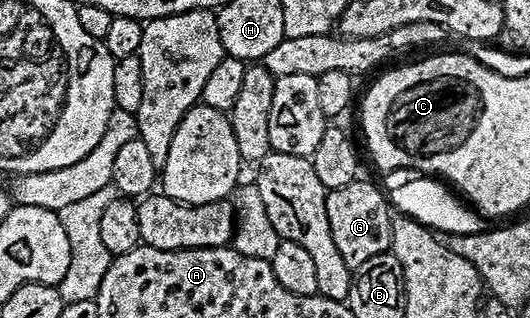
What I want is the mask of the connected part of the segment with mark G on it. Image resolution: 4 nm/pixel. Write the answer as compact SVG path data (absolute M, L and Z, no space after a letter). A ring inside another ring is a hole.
M358 178L347 186L331 188L325 193L331 238L335 238L335 246L343 262L347 262L347 266L354 270L363 266L367 258L390 251L393 243L391 204L386 193L378 185L377 188L371 181Z

